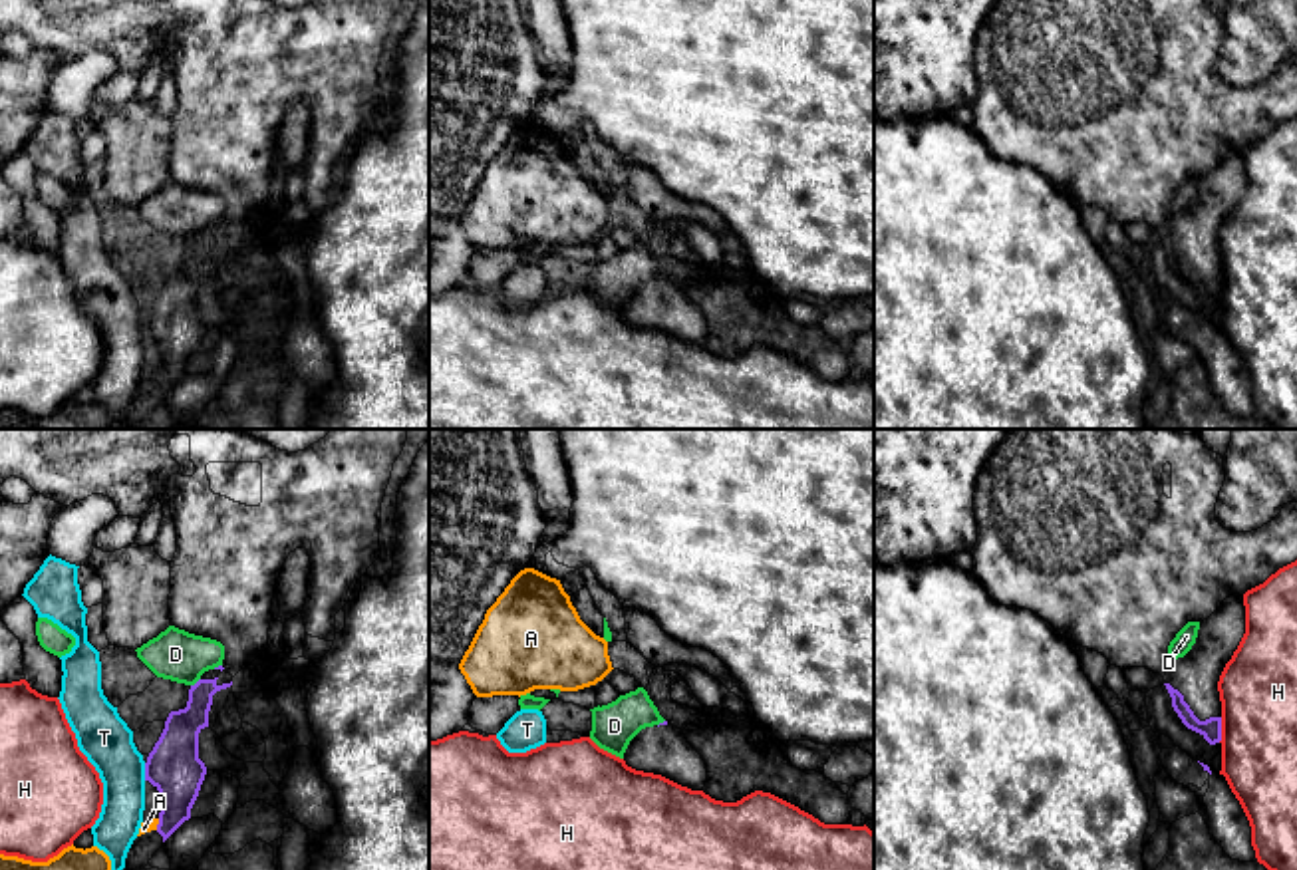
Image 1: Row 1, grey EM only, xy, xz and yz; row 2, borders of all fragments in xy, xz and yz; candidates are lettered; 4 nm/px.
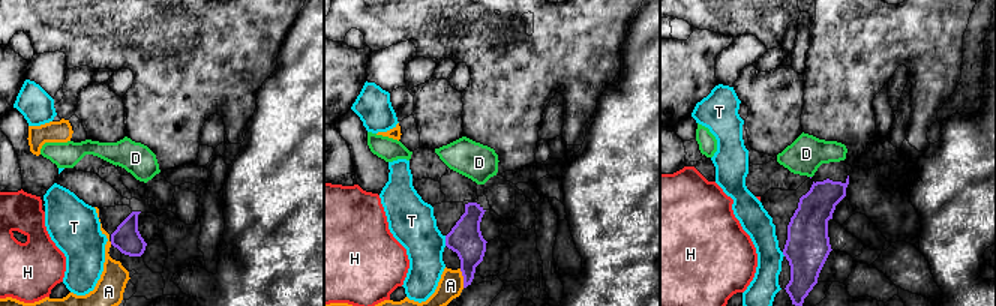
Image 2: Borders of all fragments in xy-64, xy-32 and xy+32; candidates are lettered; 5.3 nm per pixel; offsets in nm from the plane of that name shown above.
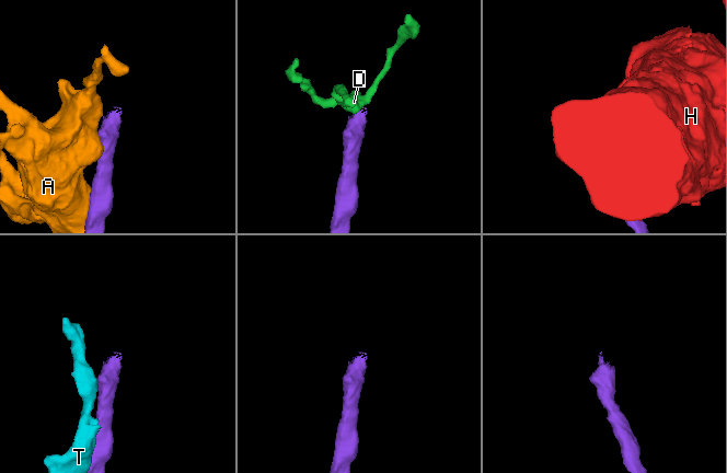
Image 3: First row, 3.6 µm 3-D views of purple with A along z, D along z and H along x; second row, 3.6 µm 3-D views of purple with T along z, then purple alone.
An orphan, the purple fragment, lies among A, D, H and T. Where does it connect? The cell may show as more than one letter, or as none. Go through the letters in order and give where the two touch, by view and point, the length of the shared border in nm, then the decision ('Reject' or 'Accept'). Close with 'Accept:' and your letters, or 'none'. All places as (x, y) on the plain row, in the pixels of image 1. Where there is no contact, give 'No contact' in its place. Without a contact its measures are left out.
A: Touches purple at xy (157, 380). Shared border 50 nm. Reject
D: Touches purple at xy (197, 237). Shared border 50 nm. Reject
H: Touches purple at yz (1220, 285). Shared border 110 nm. Reject
T: Touches purple at xy (145, 326). Shared border 70 nm. Reject
Accept: none

